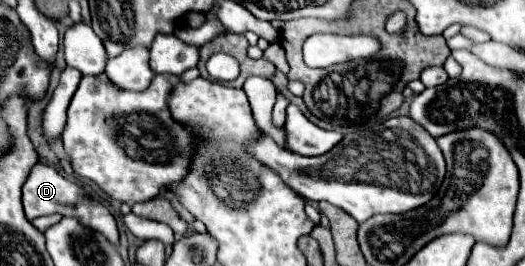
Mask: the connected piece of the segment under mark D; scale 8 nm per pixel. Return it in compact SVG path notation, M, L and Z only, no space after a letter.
M36 163L32 167L32 171L22 187L22 203L24 203L24 213L26 213L28 221L42 217L42 215L52 215L52 213L60 213L62 217L76 217L76 219L80 219L80 223L84 227L88 227L96 233L102 233L114 247L120 245L120 235L118 235L118 227L116 227L112 213L100 201L90 199L82 187L64 179L56 169L48 167L44 163Z

